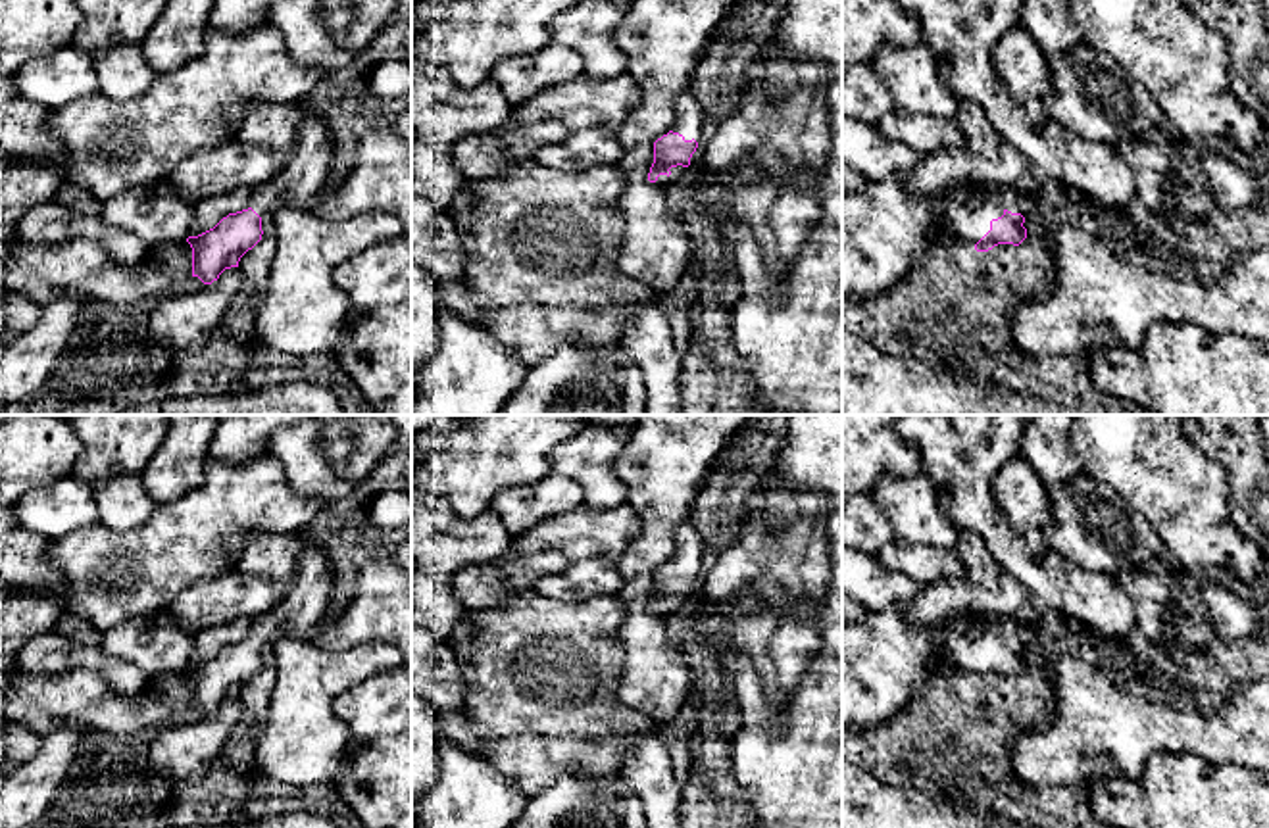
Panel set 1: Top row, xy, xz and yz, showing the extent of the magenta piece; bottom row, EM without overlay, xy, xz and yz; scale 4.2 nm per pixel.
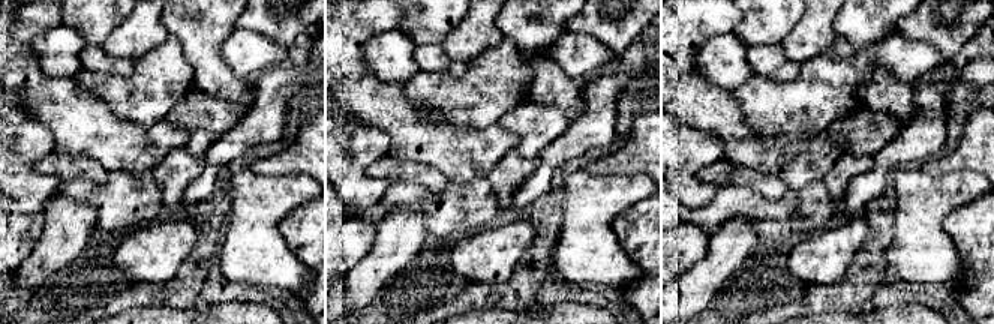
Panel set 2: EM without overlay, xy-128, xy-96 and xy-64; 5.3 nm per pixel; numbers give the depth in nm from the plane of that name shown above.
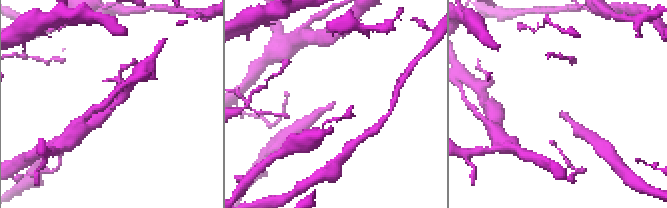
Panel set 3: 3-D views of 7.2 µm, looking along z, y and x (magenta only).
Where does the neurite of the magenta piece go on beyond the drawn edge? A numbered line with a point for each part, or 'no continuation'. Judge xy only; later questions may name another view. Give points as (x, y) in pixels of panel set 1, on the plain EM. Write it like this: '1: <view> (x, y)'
1: xy (304, 604)

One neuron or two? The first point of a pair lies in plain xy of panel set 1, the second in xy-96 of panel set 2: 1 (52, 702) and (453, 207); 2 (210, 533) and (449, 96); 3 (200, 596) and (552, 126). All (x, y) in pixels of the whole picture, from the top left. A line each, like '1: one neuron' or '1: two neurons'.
1: one neuron
2: one neuron
3: one neuron

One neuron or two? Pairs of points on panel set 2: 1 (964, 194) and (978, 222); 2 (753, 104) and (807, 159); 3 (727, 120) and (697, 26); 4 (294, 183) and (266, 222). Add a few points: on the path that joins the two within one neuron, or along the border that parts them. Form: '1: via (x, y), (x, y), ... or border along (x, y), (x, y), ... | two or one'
1: border along (978, 197), (952, 210), (942, 225) | two
2: border along (822, 131), (766, 143), (753, 135) | two
3: via (703, 96), (685, 78), (685, 50) | one
4: via (285, 192), (266, 213) | one

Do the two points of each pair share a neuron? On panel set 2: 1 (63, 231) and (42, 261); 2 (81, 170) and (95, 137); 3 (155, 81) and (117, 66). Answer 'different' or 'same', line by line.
1: same
2: different
3: different

